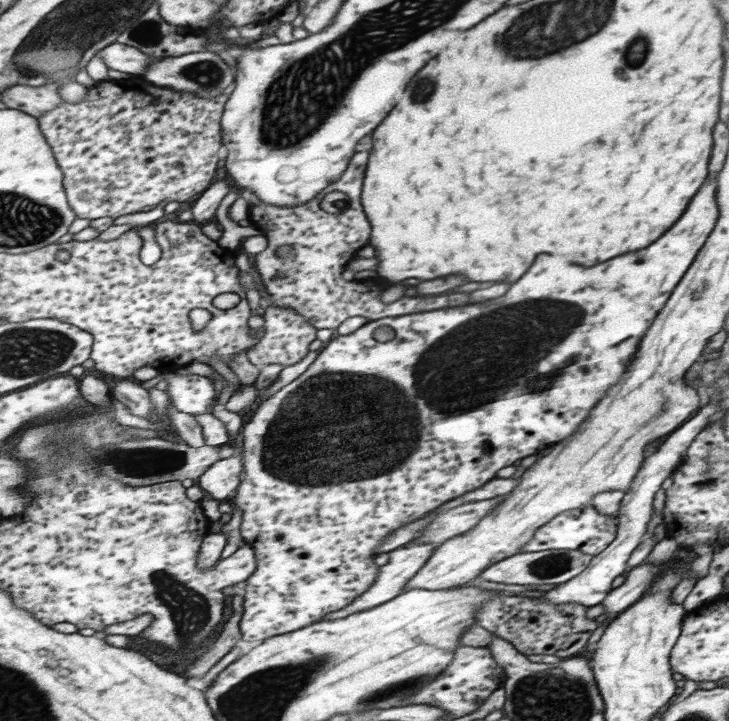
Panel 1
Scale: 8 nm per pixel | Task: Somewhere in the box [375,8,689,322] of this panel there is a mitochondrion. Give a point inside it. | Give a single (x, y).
(632, 54)

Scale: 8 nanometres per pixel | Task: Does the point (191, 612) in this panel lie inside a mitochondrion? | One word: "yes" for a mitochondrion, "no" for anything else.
yes

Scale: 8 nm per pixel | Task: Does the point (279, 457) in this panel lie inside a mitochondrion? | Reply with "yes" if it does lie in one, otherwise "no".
yes

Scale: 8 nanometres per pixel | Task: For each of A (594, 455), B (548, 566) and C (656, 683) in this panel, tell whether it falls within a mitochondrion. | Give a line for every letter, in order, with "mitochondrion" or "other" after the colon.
A: other
B: mitochondrion
C: other

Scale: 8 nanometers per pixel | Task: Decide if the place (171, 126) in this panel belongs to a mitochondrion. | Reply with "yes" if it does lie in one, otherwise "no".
no

